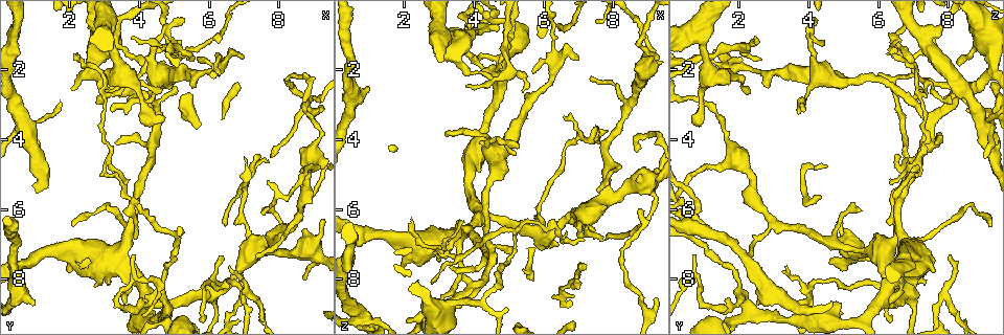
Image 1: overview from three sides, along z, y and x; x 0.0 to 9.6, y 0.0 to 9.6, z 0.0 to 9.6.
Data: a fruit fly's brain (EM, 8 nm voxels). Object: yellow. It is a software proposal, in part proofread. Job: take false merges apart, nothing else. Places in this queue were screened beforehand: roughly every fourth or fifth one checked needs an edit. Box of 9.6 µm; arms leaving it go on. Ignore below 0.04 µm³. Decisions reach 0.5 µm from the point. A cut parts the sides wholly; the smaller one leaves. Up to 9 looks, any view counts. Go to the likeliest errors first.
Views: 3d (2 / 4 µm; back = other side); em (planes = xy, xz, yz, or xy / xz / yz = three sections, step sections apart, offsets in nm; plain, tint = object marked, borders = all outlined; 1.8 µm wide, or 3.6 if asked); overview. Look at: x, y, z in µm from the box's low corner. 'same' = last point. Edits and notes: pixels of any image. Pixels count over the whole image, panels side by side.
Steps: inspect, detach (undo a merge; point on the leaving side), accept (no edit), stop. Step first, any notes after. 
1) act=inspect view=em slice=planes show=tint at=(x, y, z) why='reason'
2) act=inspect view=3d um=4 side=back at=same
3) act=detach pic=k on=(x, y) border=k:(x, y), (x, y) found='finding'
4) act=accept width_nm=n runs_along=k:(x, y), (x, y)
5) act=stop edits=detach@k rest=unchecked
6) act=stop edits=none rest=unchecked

act=inspect view=3d um=4 at=(7.50, 7.15, 5.80) why='abrupt turn'

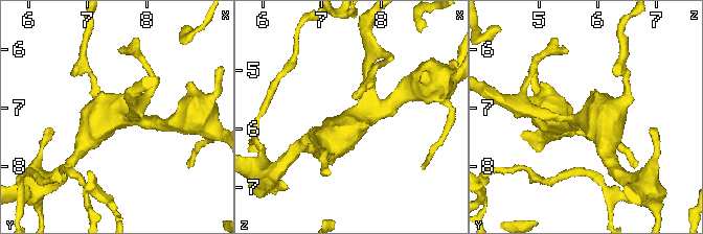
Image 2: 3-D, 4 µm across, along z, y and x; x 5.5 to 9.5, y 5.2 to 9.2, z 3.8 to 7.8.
act=inspect view=em um=3.6 slice=xz step=8 show=tint at=(7.55, 7.20, 5.80) arms=4

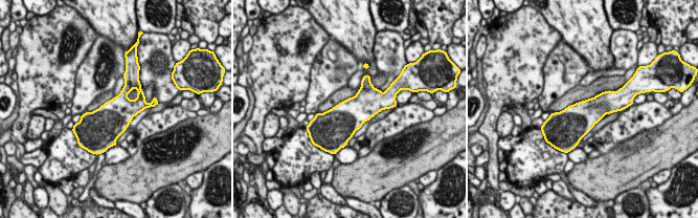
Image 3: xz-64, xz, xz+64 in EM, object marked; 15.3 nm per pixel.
act=inspect view=em um=3.6 slice=planes show=tint at=same why='cut it another way'

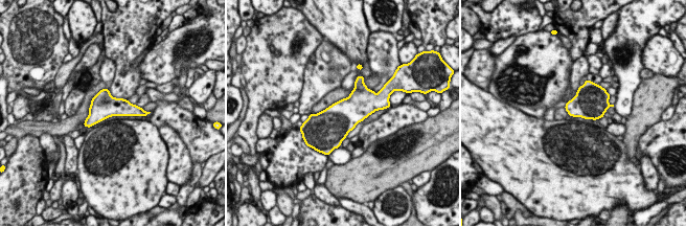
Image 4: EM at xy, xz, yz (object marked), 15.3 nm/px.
act=accept width_nm=400 found='one cell here'

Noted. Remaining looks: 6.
act=inspect view=em slice=planes show=tint at=(5.10, 6.85, 0.70) why='three arms meet'

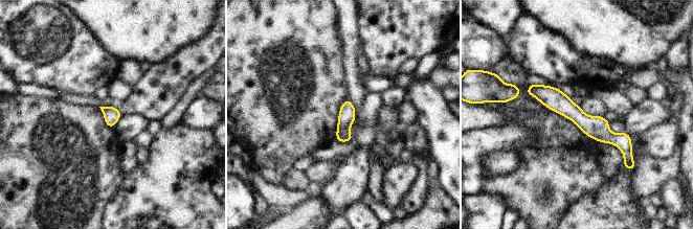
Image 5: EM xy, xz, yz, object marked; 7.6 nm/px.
act=accept runs_along=5:(531, 86), (616, 139), (626, 156) found='one cell here'

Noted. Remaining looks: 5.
act=inspect view=em slice=planes show=tint at=(0.70, 3.80, 9.10) why='thick turns thin'

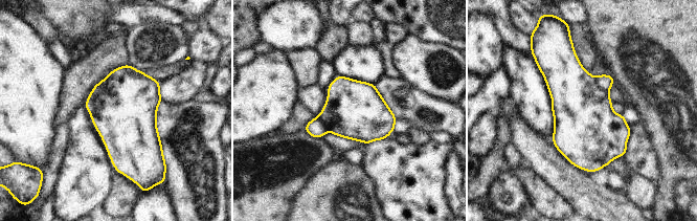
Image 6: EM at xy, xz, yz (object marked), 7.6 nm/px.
act=accept found='continuous, no second cell'

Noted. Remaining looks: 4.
act=inspect view=em um=3.6 slice=planes show=tint at=(4.60, 2.25, 4.60) why='a fork'

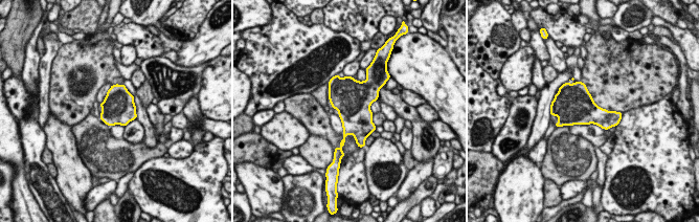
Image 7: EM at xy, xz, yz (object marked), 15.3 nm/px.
act=accept width_nm=500 found='one cell here'

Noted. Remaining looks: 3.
act=stop edits=none rest=unchecked

